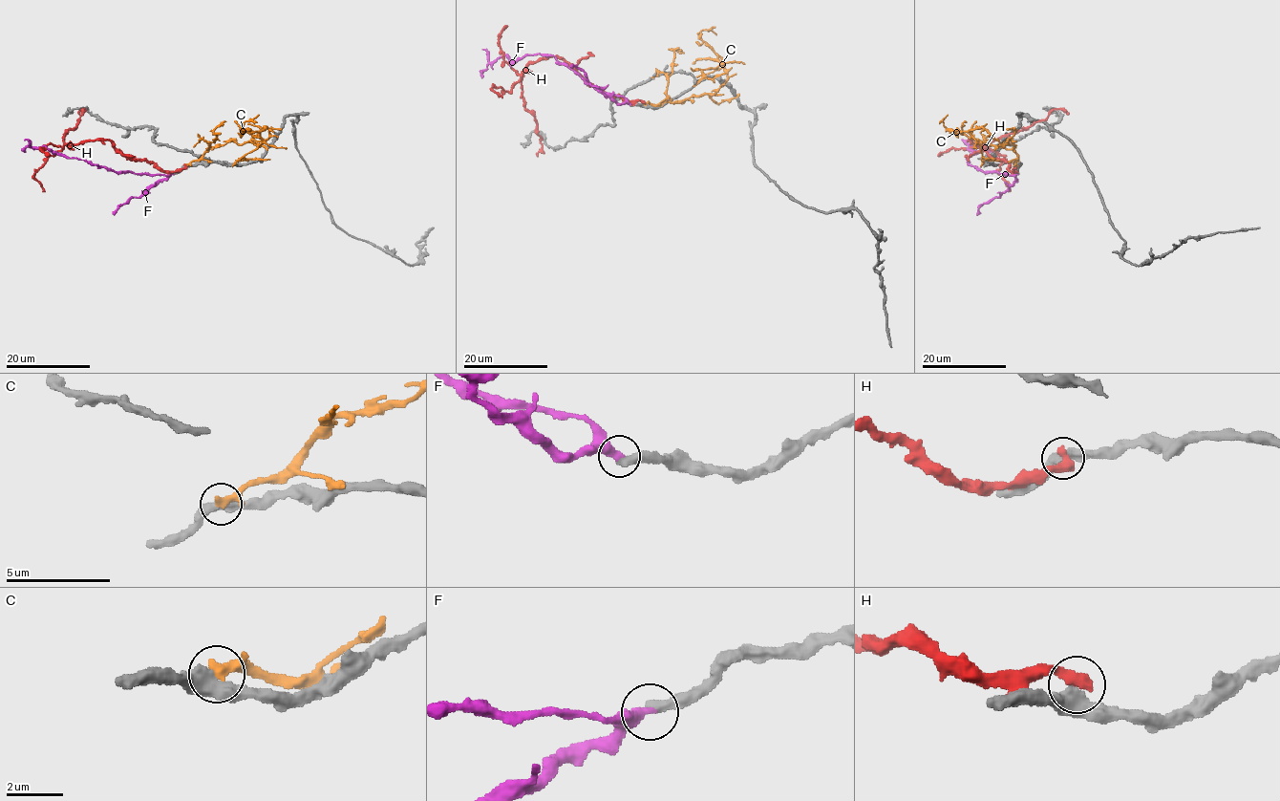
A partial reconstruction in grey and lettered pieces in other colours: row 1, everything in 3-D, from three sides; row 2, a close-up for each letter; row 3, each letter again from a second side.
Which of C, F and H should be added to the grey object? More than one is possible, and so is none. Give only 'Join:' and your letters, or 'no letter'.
Join: F

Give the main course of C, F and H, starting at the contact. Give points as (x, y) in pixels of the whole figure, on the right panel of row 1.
C: (1016, 164), (1011, 140), (1001, 143), (982, 128), (971, 129), (969, 133), (981, 153), (991, 159), (985, 160)
F: (1016, 174), (984, 172), (967, 160), (972, 153), (970, 146), (982, 146), (991, 152)
H: (1014, 166), (1010, 169), (1005, 161), (997, 161), (970, 140), (986, 143), (1019, 132), (1055, 109), (1069, 114)

